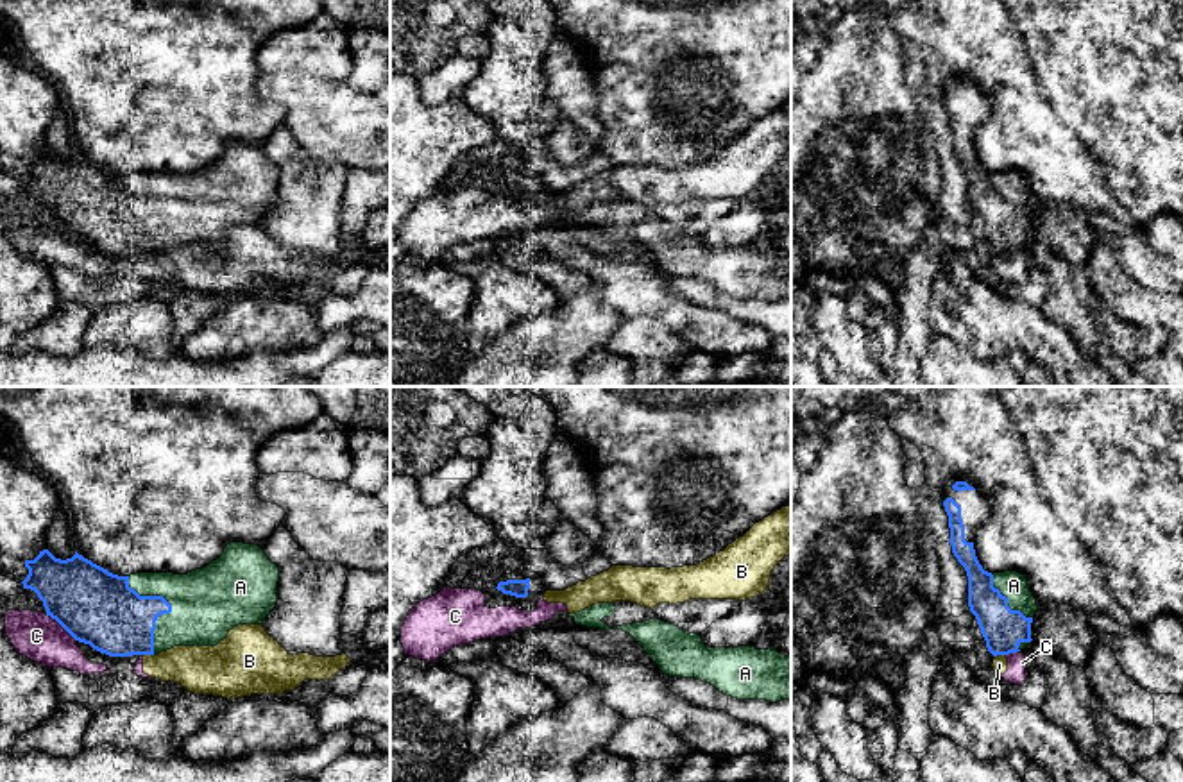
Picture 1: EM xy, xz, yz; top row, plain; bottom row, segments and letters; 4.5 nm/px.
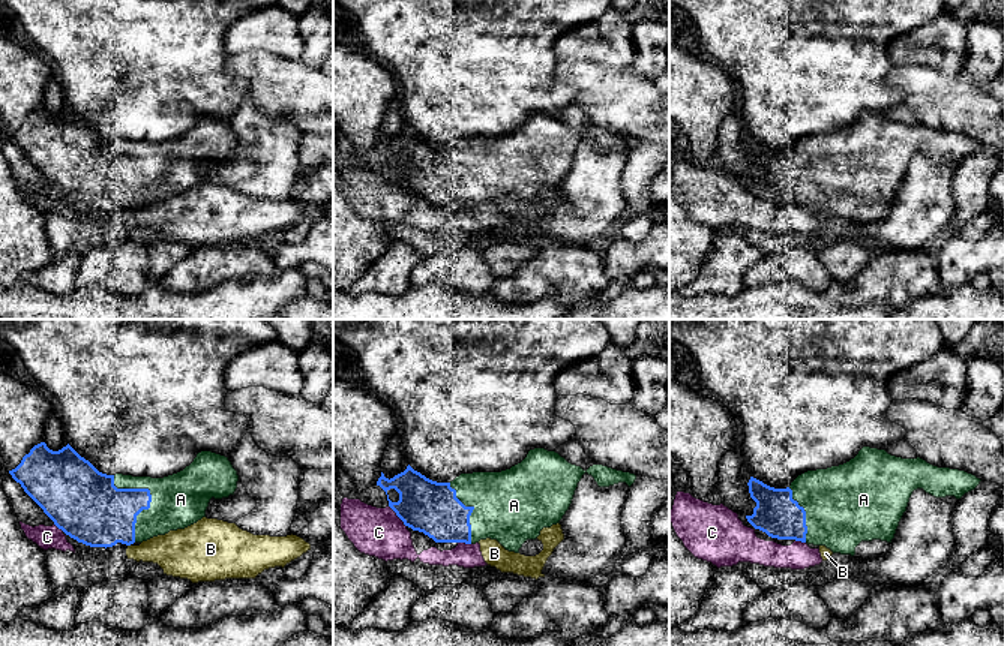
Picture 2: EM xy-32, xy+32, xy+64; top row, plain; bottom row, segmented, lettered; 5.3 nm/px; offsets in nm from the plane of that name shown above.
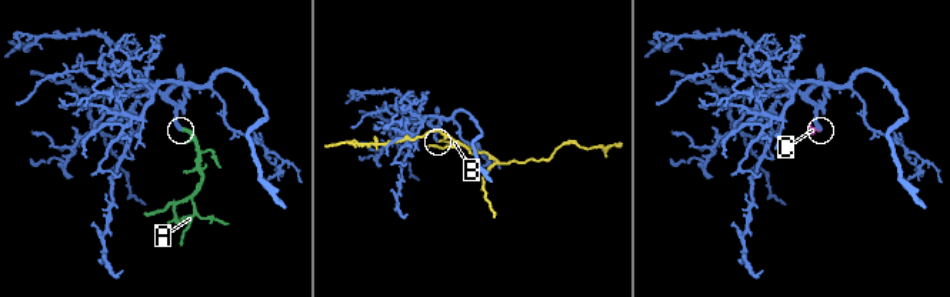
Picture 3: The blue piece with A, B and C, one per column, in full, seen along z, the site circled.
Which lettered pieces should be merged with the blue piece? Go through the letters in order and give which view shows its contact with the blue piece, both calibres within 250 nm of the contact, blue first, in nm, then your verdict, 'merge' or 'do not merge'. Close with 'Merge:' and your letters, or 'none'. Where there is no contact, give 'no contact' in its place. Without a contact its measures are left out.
A: xy | 300/320 nm | merge
B: xy | 320/220 nm | do not merge
C: xy | 340/220 nm | do not merge
Merge: A

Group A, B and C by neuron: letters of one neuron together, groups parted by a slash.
A / B C

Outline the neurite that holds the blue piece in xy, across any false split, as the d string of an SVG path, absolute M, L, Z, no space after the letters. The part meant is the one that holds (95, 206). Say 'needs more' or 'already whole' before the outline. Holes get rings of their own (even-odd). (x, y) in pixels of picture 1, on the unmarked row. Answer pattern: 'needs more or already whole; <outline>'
needs more; M231 141L220 157L188 174L136 172L118 175L93 163L75 150L72 157L55 157L48 149L34 159L21 181L43 200L47 215L55 218L75 240L89 243L109 256L157 254L174 245L217 245L238 224L261 224L277 200L279 166L268 159L260 145Z

